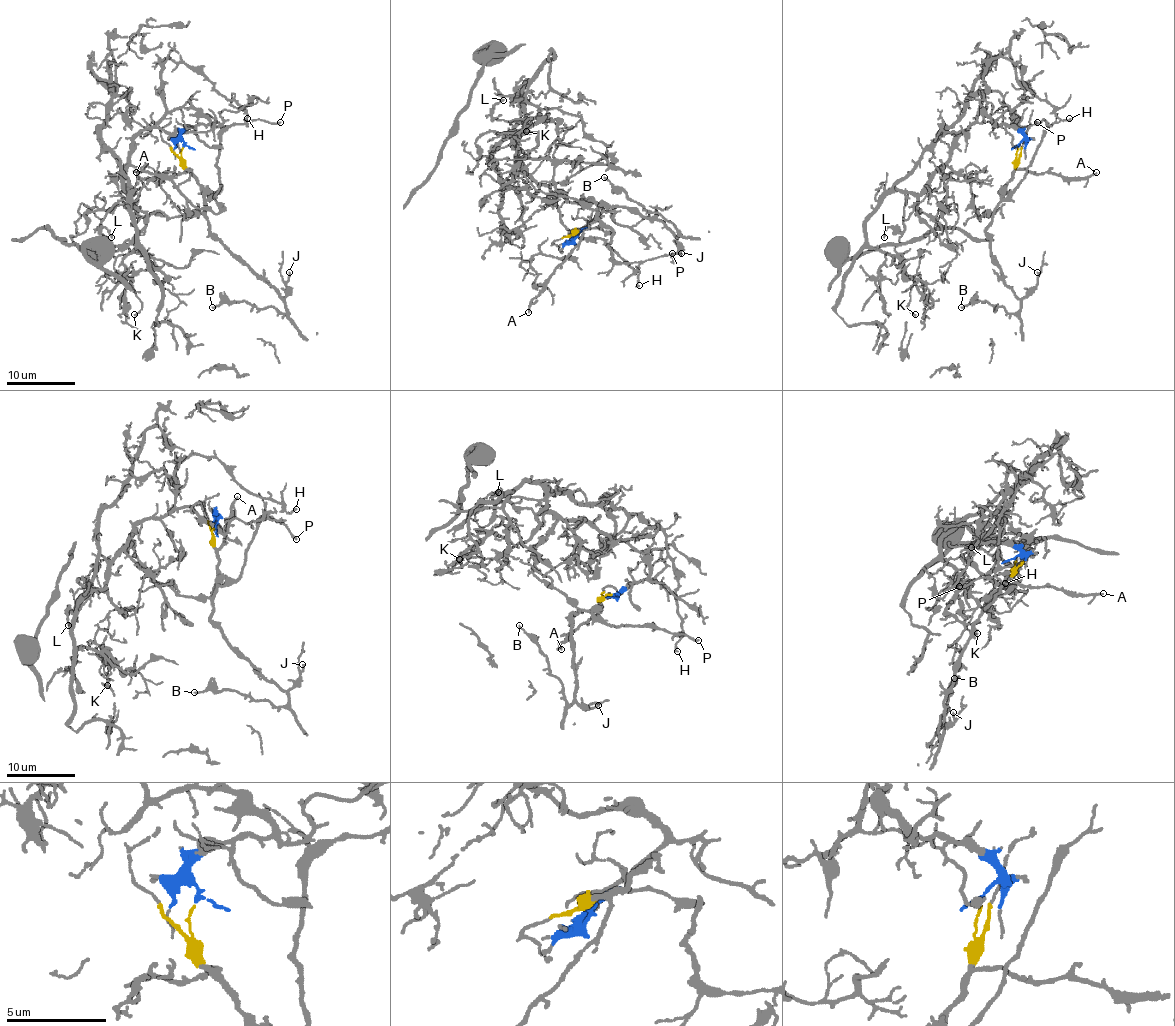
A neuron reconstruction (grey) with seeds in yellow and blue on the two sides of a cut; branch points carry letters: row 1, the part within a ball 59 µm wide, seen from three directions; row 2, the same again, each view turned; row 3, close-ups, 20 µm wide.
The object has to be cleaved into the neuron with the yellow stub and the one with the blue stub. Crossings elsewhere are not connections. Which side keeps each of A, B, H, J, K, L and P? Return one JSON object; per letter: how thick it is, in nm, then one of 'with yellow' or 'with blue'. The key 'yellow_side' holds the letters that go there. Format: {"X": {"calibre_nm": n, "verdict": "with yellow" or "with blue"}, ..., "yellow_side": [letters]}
{"A": {"calibre_nm": 150, "verdict": "with yellow"}, "B": {"calibre_nm": 130, "verdict": "with yellow"}, "H": {"calibre_nm": 130, "verdict": "with blue"}, "J": {"calibre_nm": 140, "verdict": "with yellow"}, "K": {"calibre_nm": 80, "verdict": "with blue"}, "L": {"calibre_nm": 150, "verdict": "with blue"}, "P": {"calibre_nm": 150, "verdict": "with yellow"}, "yellow_side": ["A", "B", "J", "P"]}

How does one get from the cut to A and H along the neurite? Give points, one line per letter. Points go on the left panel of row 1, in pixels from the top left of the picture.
A: (183, 148), (181, 162), (188, 168), (181, 174), (164, 172), (157, 177), (140, 177), (137, 172)
H: (183, 146), (181, 134), (209, 120), (195, 109), (166, 109), (161, 64), (168, 57), (193, 66), (246, 119)

